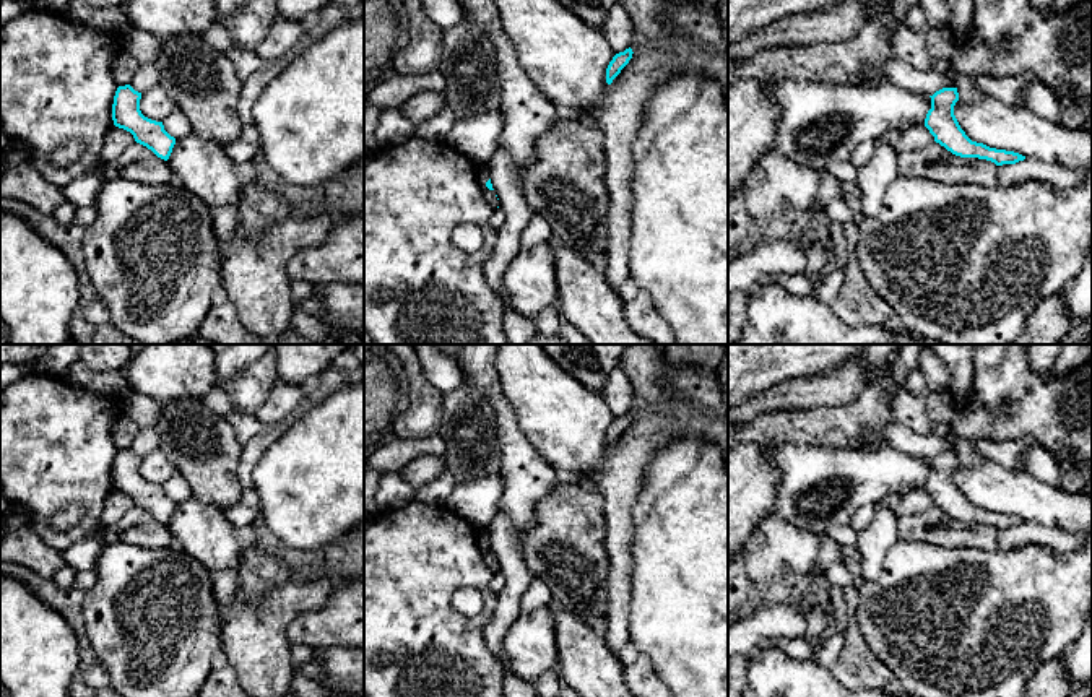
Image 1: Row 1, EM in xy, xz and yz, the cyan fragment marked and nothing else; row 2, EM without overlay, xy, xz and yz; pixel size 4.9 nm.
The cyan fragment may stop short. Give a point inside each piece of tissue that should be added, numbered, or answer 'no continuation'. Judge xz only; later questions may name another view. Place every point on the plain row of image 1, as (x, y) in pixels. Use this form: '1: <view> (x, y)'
no continuation

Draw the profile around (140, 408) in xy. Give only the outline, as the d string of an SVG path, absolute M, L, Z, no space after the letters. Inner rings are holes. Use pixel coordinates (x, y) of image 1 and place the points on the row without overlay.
M133 392L124 401L124 414L135 421L140 427L130 450L145 457L154 450L159 450L159 432L156 431L156 422L161 418L161 405L150 396Z

